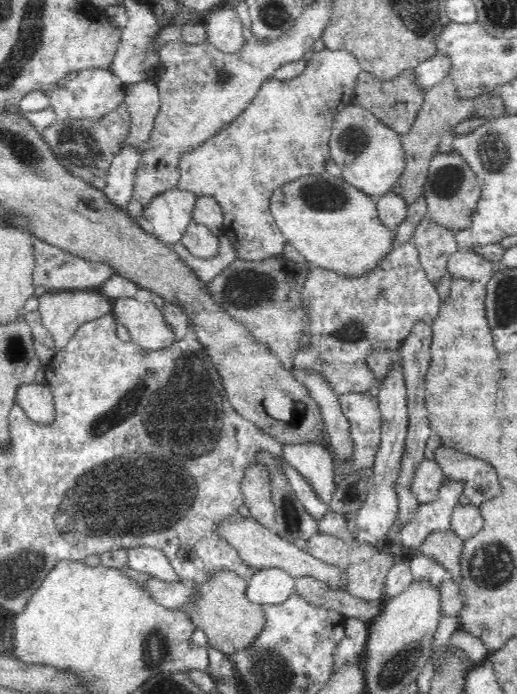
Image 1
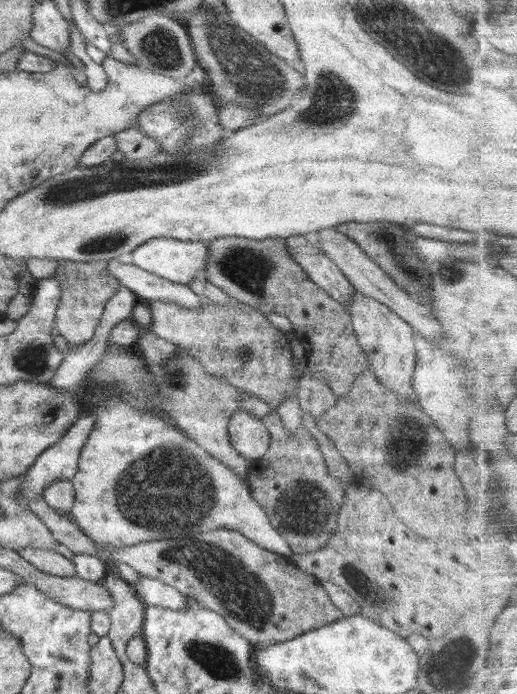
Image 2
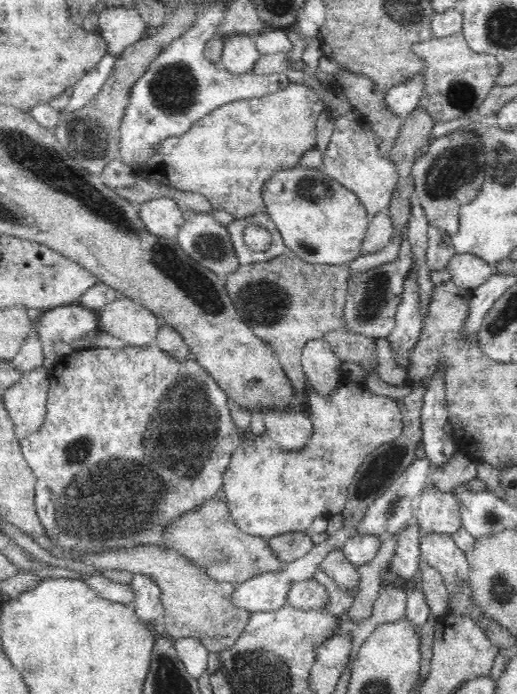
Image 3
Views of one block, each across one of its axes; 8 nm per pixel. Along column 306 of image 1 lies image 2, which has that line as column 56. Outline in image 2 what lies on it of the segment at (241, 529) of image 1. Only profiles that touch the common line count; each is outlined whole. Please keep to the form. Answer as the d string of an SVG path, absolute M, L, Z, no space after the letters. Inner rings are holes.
M26 547L19 548L17 553L45 574L58 577L75 576L75 564L56 549Z

